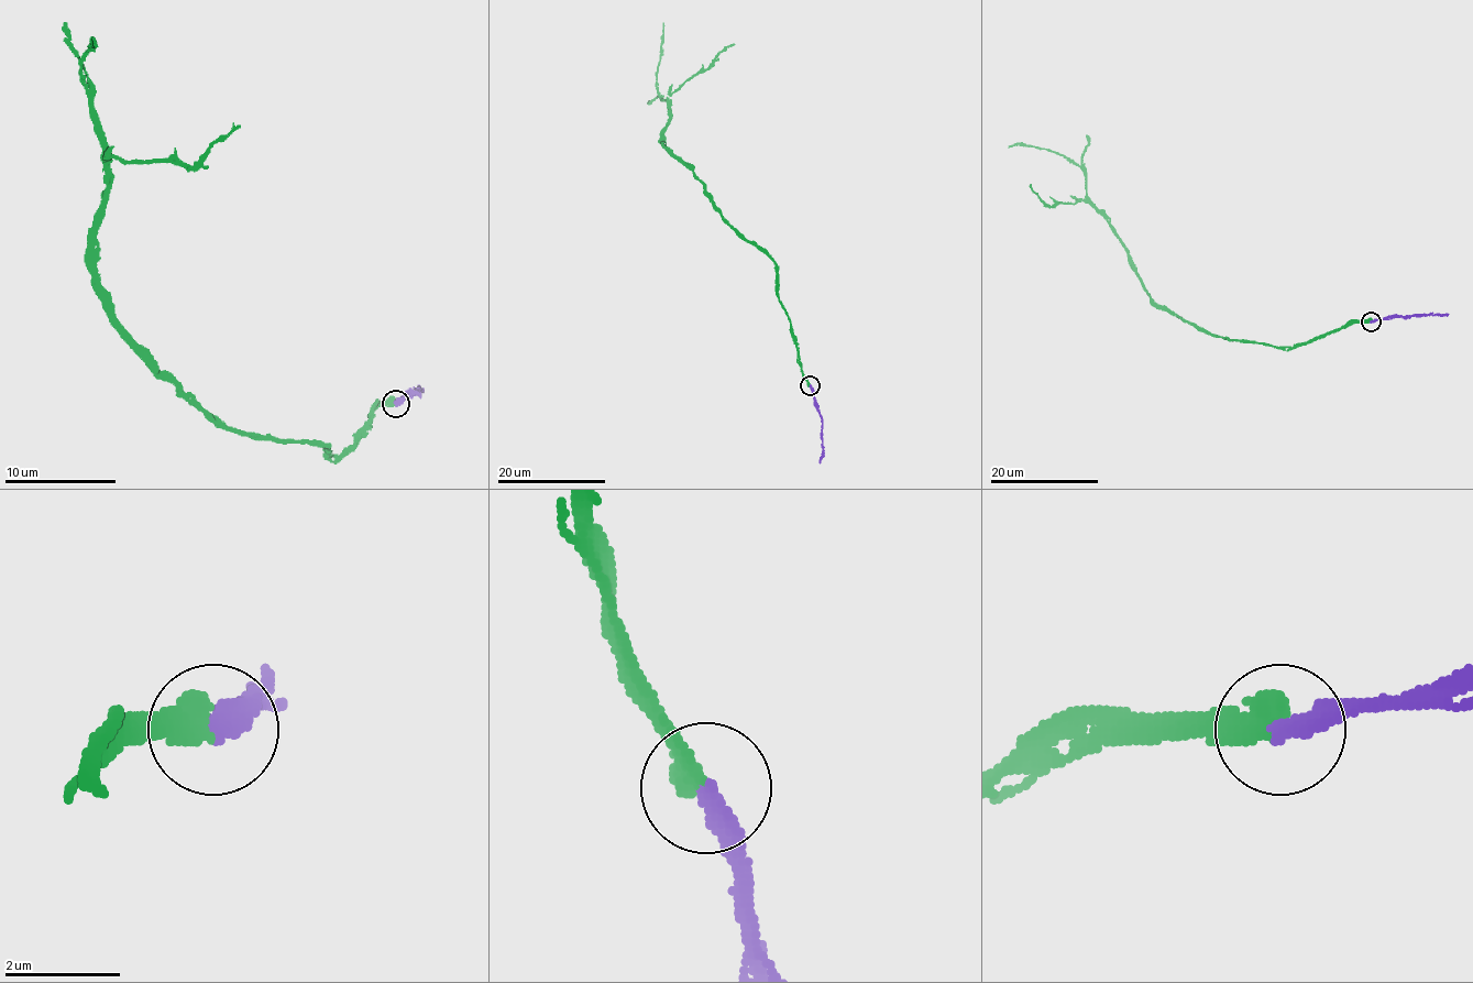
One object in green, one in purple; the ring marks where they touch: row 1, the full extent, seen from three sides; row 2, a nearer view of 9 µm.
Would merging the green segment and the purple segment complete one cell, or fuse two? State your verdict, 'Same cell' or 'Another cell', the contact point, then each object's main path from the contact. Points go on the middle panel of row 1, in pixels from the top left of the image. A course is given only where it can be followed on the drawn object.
Same cell. Place: (810, 385). Course of green: (811, 385), (778, 295), (777, 265), (722, 217), (699, 178), (666, 146), (668, 102), (656, 77), (663, 22). Course of purple: (811, 385), (822, 417), (823, 456), (819, 462)

